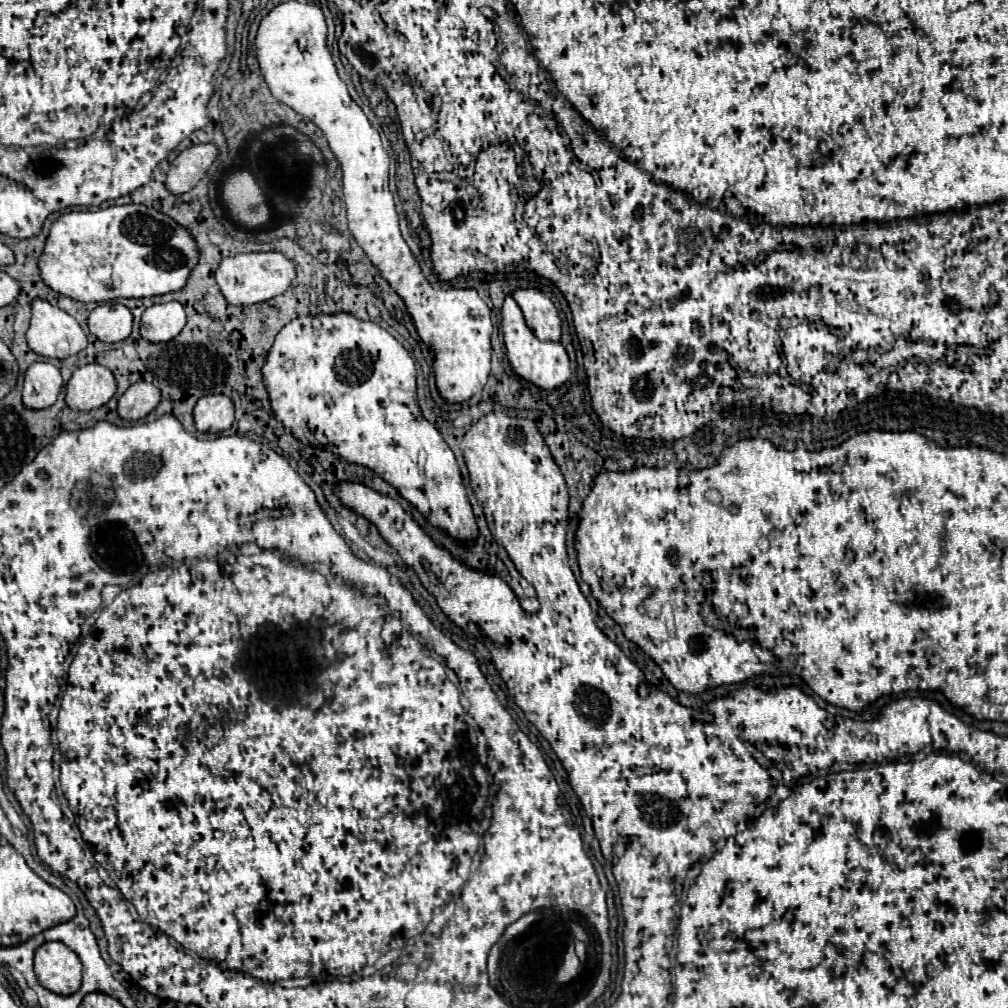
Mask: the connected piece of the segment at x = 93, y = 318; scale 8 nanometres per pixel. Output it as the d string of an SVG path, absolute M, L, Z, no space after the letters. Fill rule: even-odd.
M106 302L88 316L90 332L102 342L122 342L132 332L132 312L118 302Z

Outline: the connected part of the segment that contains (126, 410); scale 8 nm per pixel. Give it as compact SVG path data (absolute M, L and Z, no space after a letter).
M136 382L118 398L118 414L124 420L140 420L150 414L160 400L162 394L156 390L156 386L150 382Z

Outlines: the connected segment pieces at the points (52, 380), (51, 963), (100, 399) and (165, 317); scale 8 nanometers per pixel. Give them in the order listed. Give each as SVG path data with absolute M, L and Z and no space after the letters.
M34 362L24 374L22 402L26 408L48 408L56 402L62 388L60 370L50 362Z
M44 942L34 954L34 972L44 988L68 996L80 988L82 962L66 944Z
M86 364L74 370L66 386L66 404L72 410L94 410L116 394L116 378L102 364Z
M180 302L154 304L142 314L140 334L150 342L168 342L186 326L186 312Z

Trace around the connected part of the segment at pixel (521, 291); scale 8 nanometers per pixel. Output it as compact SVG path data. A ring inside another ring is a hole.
M518 288L514 294L528 328L540 340L560 340L560 316L552 300L538 288Z

